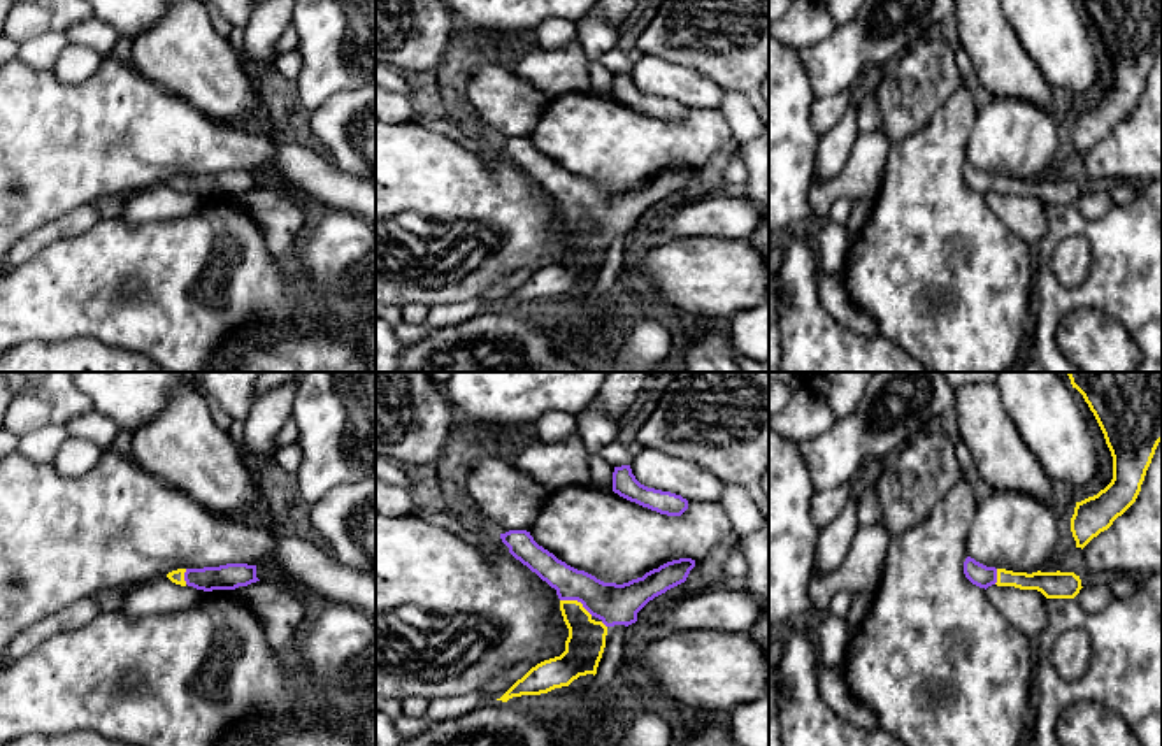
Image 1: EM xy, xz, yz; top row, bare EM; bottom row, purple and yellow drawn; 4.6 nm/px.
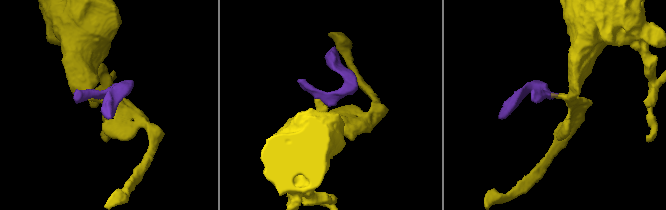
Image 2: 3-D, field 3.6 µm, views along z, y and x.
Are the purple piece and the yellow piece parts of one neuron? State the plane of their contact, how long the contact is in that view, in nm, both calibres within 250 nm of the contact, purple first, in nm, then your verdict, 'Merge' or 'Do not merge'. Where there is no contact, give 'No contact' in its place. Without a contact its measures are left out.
Touches purple in xz. Shared border 170 nm. Thickness 190 nm (purple) against 180 nm. Merge

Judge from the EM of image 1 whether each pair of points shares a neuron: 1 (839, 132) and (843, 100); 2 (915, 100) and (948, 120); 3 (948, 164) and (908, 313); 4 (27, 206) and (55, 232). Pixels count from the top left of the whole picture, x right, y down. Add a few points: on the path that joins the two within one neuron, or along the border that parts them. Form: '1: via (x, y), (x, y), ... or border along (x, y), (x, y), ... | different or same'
1: border along (855, 100), (822, 137) | different
2: border along (961, 85), (925, 123), (903, 137) | different
3: via (925, 200), (925, 276) | same
4: border along (81, 204), (18, 241) | different

